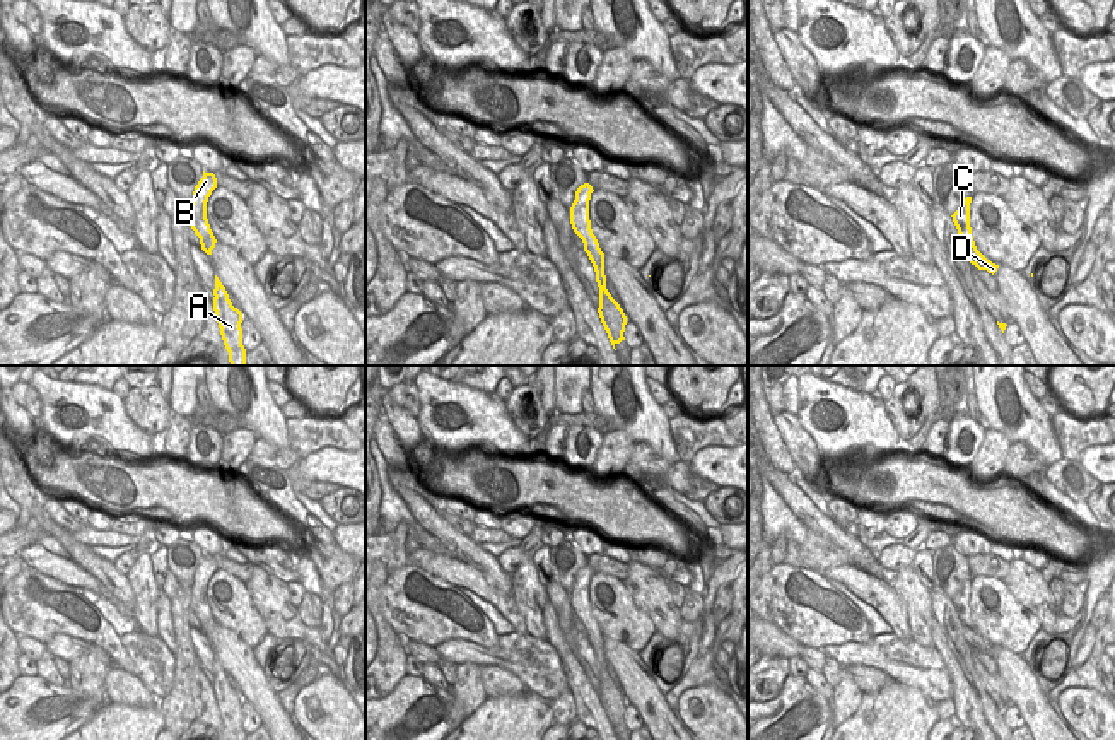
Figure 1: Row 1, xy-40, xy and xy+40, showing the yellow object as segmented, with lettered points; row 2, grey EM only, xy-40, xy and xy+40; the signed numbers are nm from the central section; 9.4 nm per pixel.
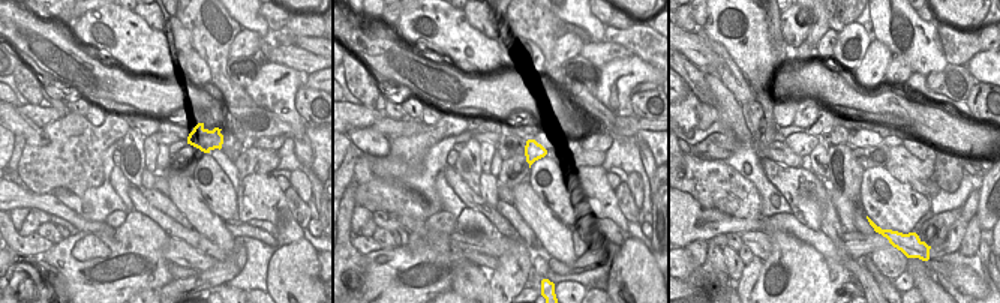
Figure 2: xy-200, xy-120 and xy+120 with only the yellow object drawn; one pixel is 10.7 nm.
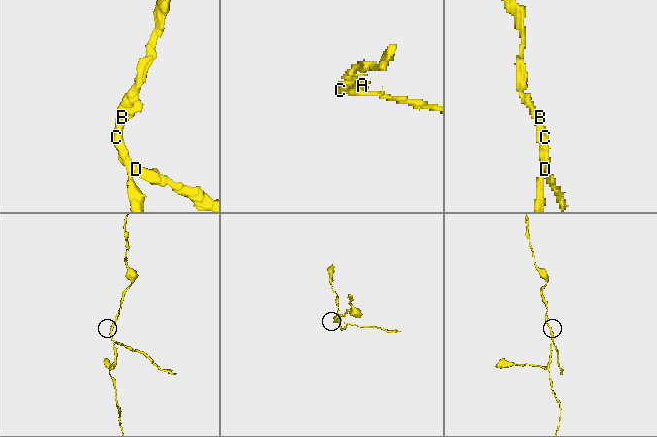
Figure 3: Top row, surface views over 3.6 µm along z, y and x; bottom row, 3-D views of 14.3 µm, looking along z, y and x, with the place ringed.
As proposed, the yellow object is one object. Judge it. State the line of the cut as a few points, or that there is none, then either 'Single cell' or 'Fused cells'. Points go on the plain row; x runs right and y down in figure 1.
Split along xy+40 (963, 624), (975, 633). Fused cells

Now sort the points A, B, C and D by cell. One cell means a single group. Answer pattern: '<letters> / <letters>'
A B C / D

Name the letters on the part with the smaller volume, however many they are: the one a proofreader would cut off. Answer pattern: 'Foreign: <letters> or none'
Foreign: D

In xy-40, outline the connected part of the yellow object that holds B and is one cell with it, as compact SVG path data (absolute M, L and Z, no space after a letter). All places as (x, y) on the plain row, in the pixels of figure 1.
M203 554L203 561L195 569L193 586L191 586L190 608L195 614L195 617L200 620L201 632L207 637L212 637L212 632L215 631L217 625L207 602L207 584L215 571L217 571L215 557Z

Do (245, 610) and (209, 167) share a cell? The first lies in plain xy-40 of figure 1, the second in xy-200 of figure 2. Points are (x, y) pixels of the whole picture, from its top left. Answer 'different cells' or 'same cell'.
same cell

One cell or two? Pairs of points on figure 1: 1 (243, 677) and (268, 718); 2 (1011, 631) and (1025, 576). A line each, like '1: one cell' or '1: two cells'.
1: one cell
2: two cells

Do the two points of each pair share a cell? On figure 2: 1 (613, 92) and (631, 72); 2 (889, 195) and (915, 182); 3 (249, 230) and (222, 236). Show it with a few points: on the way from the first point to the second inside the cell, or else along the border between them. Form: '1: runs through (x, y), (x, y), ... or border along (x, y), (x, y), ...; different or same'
1: runs through (616, 87), (627, 77); same
2: border along (885, 167), (894, 177), (928, 197); different
3: border along (224, 221), (234, 239); different

